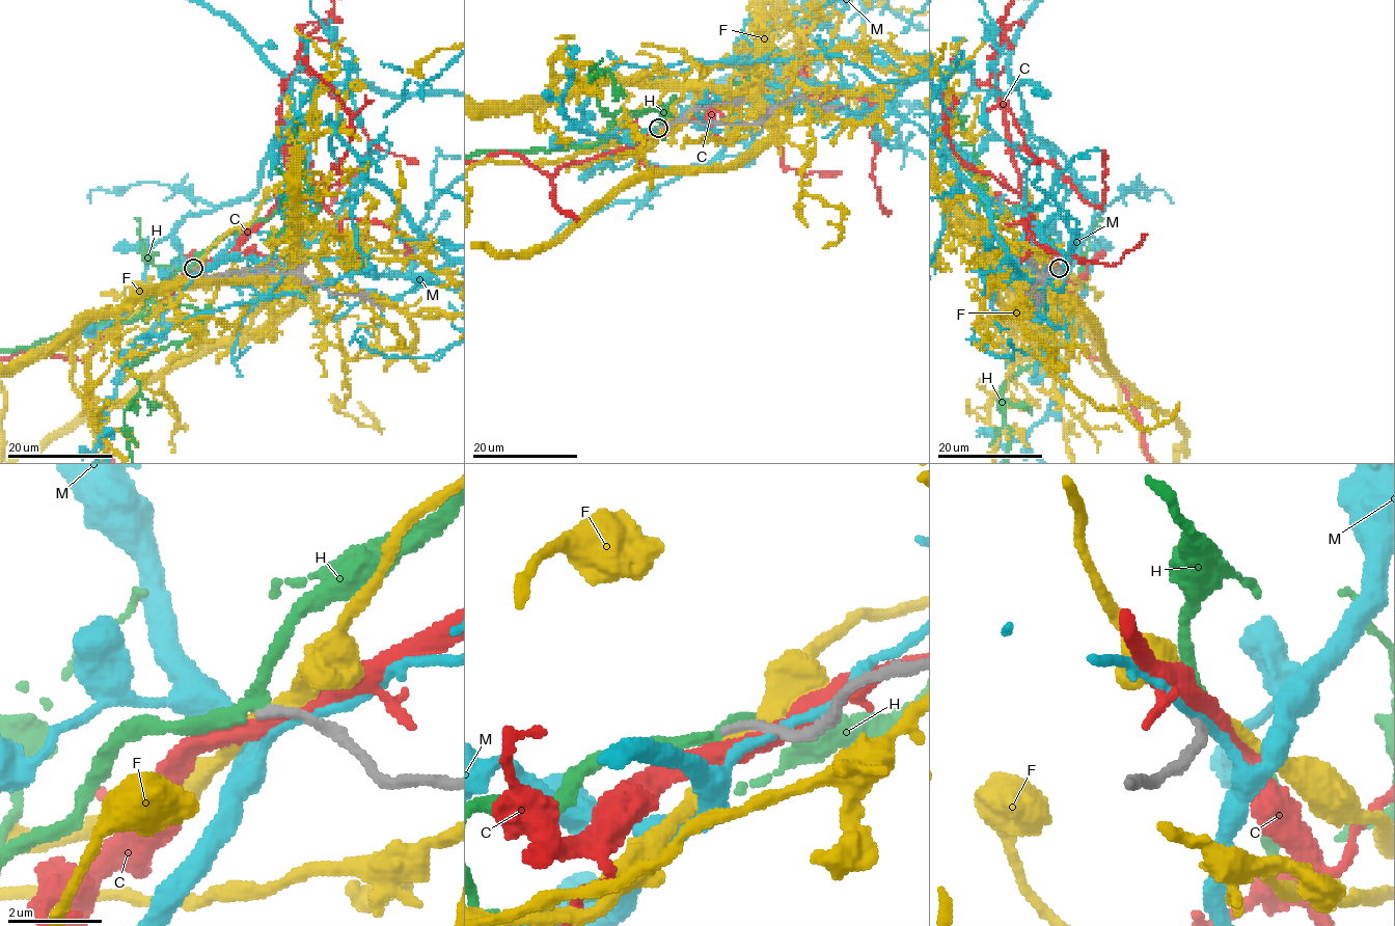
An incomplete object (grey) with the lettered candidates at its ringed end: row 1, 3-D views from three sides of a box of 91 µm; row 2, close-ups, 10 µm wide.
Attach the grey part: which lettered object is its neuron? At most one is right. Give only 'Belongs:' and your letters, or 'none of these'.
Belongs: H

